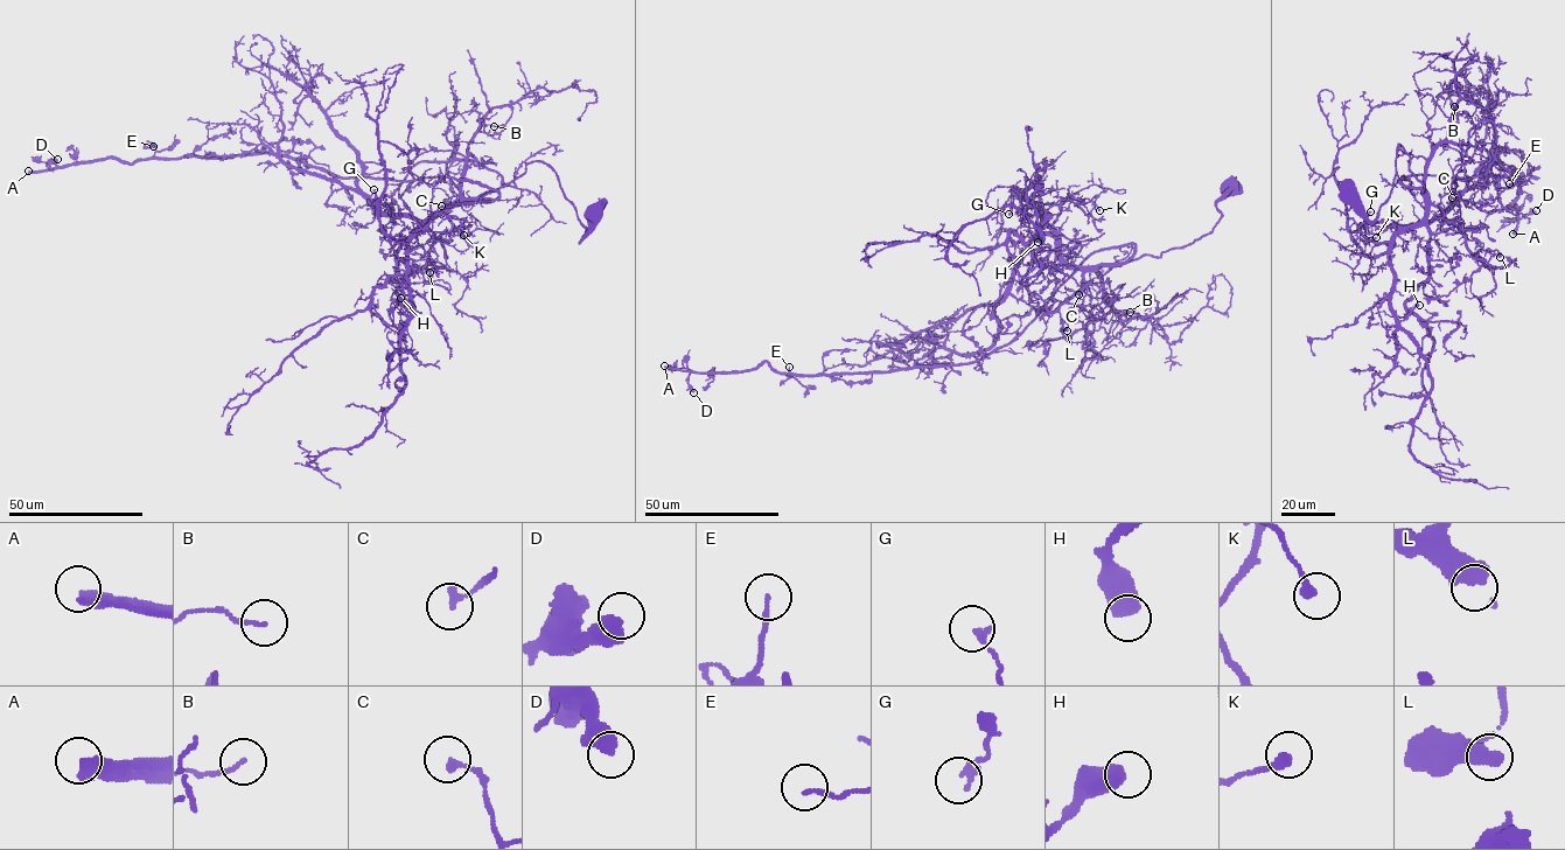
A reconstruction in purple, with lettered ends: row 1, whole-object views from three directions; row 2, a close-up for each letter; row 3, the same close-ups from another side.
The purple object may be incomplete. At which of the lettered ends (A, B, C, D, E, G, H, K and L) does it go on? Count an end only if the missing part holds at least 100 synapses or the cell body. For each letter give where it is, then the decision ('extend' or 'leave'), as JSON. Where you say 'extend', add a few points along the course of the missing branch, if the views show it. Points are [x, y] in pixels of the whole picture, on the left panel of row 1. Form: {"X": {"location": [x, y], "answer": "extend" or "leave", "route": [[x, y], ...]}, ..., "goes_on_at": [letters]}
{"A": {"location": [28, 171], "answer": "extend"}, "B": {"location": [494, 126], "answer": "leave"}, "C": {"location": [441, 206], "answer": "leave"}, "D": {"location": [57, 159], "answer": "leave"}, "E": {"location": [153, 146], "answer": "leave"}, "G": {"location": [374, 189], "answer": "leave"}, "H": {"location": [400, 298], "answer": "leave"}, "K": {"location": [463, 235], "answer": "leave"}, "L": {"location": [430, 272], "answer": "leave"}, "goes_on_at": ["A"]}

